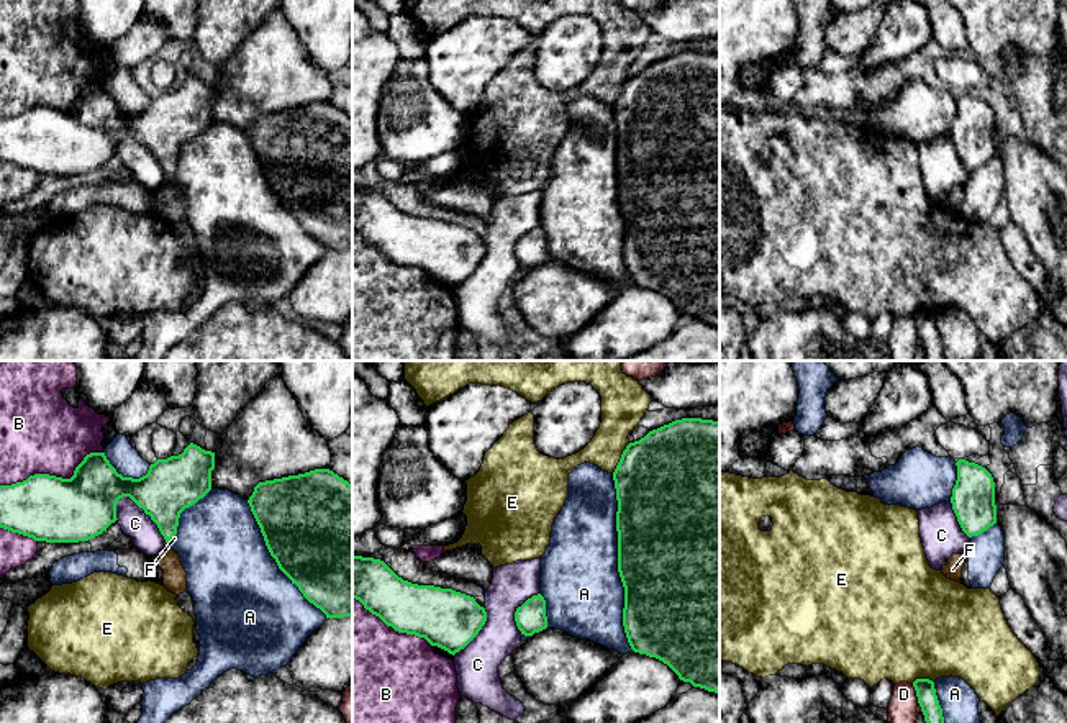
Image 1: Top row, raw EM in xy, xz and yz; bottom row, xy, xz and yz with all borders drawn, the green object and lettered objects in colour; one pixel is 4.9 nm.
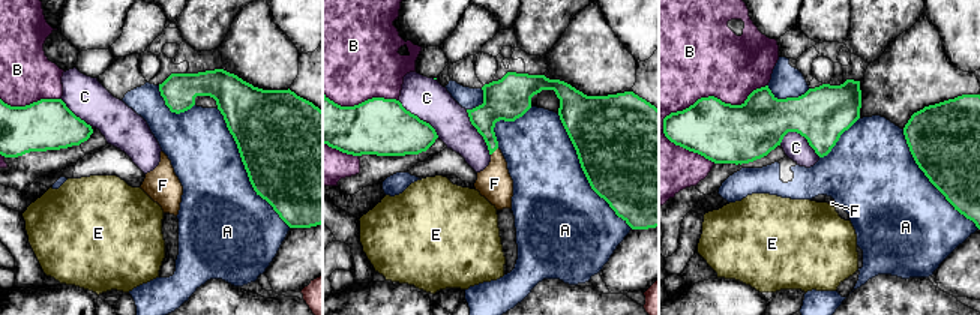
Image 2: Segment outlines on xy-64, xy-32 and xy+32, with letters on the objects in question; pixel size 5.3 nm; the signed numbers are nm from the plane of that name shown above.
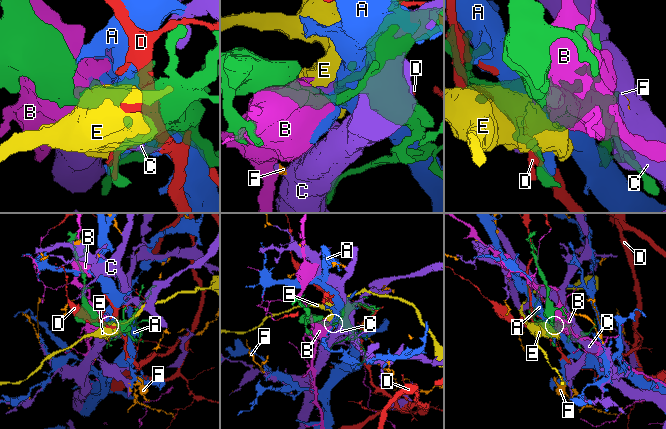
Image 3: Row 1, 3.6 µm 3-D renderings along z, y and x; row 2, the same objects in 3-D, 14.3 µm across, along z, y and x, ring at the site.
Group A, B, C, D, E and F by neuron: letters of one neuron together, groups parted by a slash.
A / B / C F / D / E

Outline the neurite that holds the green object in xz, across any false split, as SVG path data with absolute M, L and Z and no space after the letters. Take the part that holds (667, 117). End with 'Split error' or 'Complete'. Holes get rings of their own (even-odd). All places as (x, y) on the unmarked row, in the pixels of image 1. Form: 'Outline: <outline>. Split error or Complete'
Outline: M682 51L649 64L626 79L613 113L628 275L667 297L680 313L720 328L720 54Z. Complete

